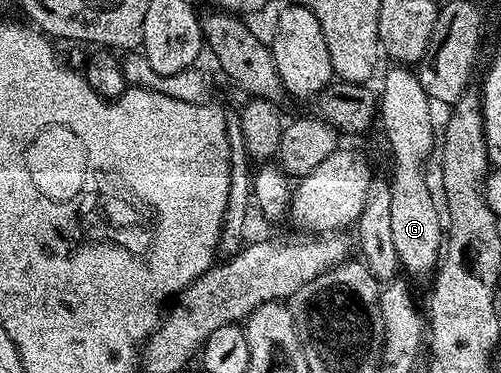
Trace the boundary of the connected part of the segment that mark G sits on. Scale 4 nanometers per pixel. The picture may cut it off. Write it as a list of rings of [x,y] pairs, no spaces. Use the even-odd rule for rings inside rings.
[[[393,64],[386,72],[379,89],[379,126],[385,129],[385,138],[389,141],[389,150],[393,153],[393,182],[388,183],[391,192],[391,237],[395,243],[395,252],[401,261],[400,269],[415,277],[432,275],[439,265],[443,253],[443,218],[437,215],[437,206],[433,203],[433,194],[425,183],[425,161],[429,153],[435,150],[435,130],[433,134],[433,114],[429,111],[431,99],[423,88],[420,77],[413,74],[408,65]]]

